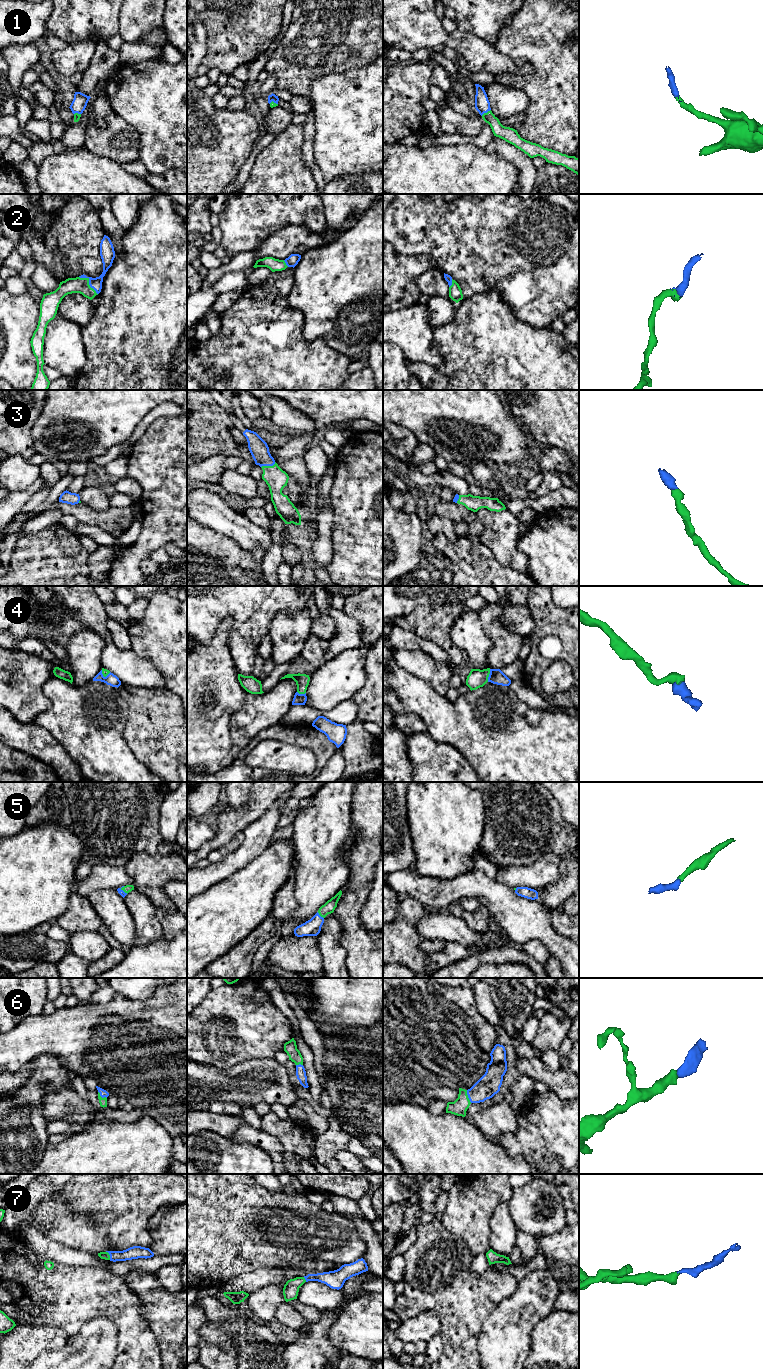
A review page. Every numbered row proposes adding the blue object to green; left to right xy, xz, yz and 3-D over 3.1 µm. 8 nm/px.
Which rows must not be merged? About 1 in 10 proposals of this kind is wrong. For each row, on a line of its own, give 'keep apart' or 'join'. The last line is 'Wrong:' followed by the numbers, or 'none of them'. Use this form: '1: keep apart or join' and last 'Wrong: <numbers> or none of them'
1: join
2: join
3: join
4: join
5: join
6: join
7: join
Wrong: none of them

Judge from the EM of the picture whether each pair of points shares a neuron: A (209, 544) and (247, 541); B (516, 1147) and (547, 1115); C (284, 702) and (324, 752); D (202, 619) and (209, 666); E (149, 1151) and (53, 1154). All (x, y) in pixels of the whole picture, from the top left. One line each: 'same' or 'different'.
A: different
B: same
C: different
D: different
E: same

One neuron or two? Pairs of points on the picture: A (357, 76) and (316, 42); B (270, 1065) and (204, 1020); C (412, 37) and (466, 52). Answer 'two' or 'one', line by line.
A: two
B: two
C: one

